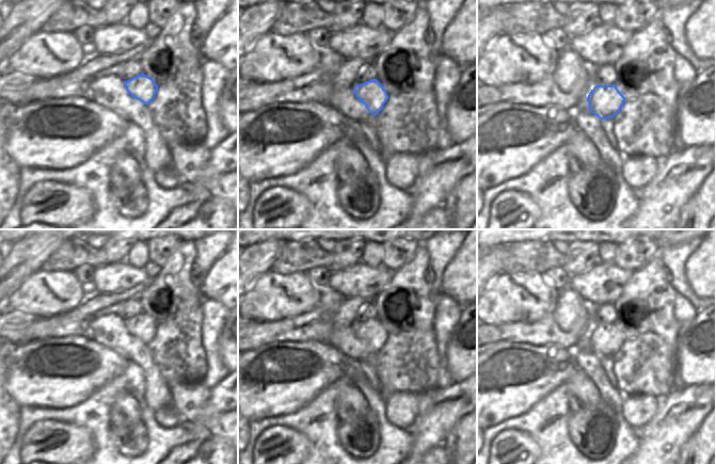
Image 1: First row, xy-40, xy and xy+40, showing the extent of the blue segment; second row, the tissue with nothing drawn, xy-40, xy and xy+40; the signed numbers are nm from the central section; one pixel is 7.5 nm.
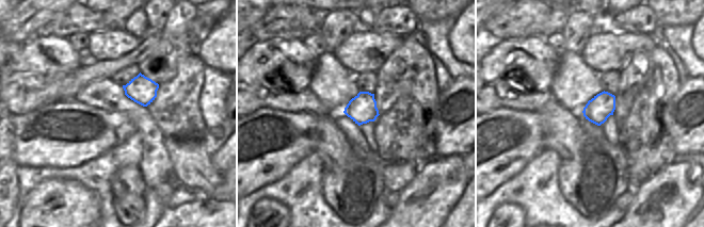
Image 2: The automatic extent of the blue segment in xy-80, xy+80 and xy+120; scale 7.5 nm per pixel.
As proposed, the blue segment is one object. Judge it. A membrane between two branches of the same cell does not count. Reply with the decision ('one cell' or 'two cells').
one cell

